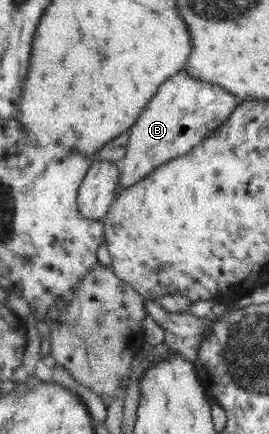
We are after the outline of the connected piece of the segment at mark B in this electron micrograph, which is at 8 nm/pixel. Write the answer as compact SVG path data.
M188 70L172 75L160 85L129 129L126 155L119 162L120 186L127 188L134 185L160 164L188 153L222 125L239 103L240 99L222 86L194 78Z

